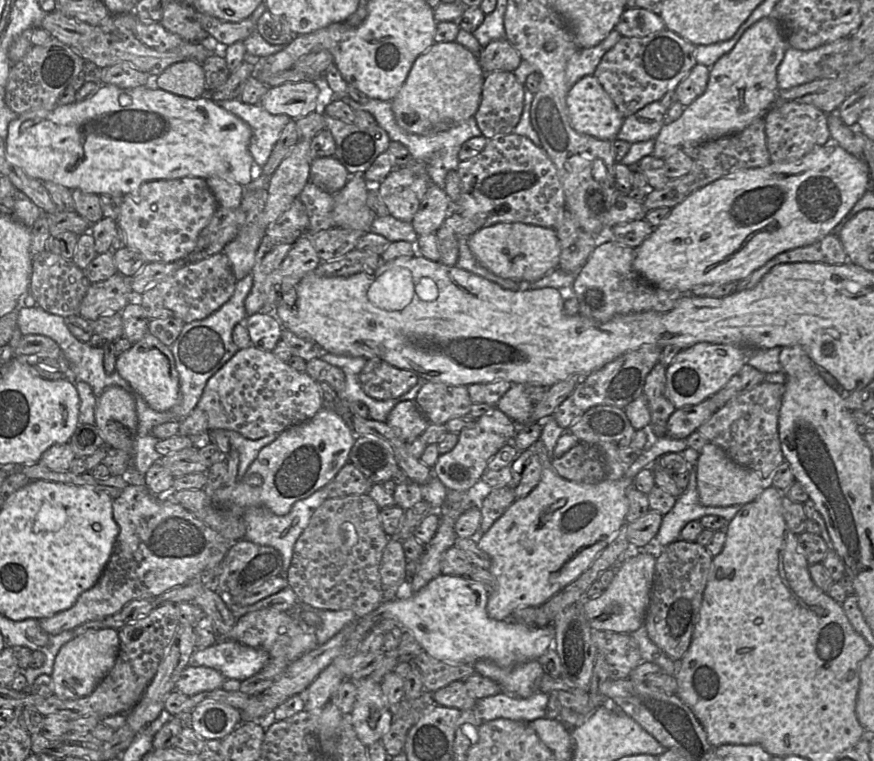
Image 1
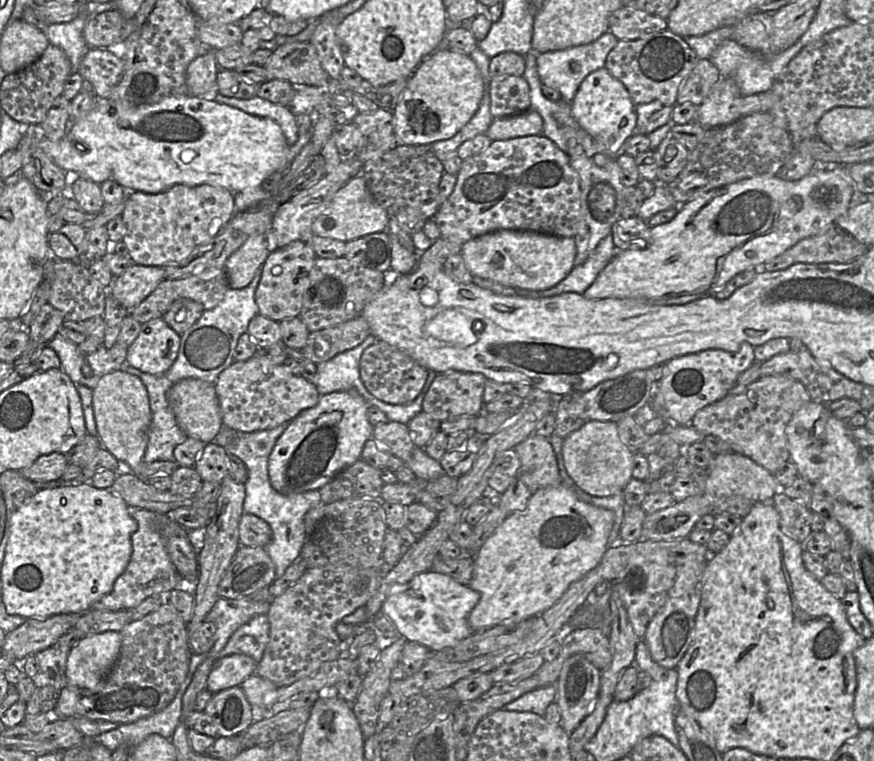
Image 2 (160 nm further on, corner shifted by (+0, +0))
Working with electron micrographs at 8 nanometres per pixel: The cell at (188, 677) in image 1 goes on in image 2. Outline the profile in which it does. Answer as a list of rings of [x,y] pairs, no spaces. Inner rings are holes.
[[[232,654],[214,662],[207,680],[206,689],[217,693],[223,689],[240,686],[242,682],[256,674],[258,663],[245,654]]]

